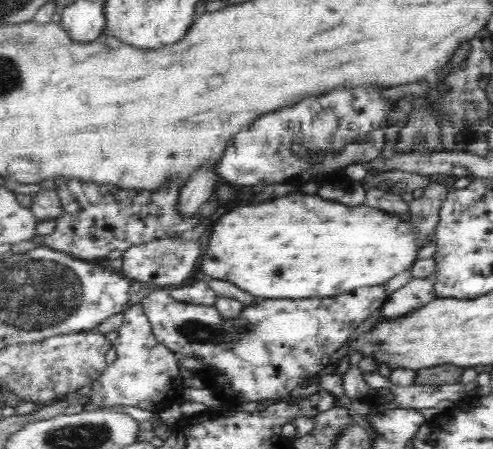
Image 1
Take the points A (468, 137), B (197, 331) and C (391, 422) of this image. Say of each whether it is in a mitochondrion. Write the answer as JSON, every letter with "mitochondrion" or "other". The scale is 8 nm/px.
{"A":"other","B":"mitochondrion","C":"other"}

